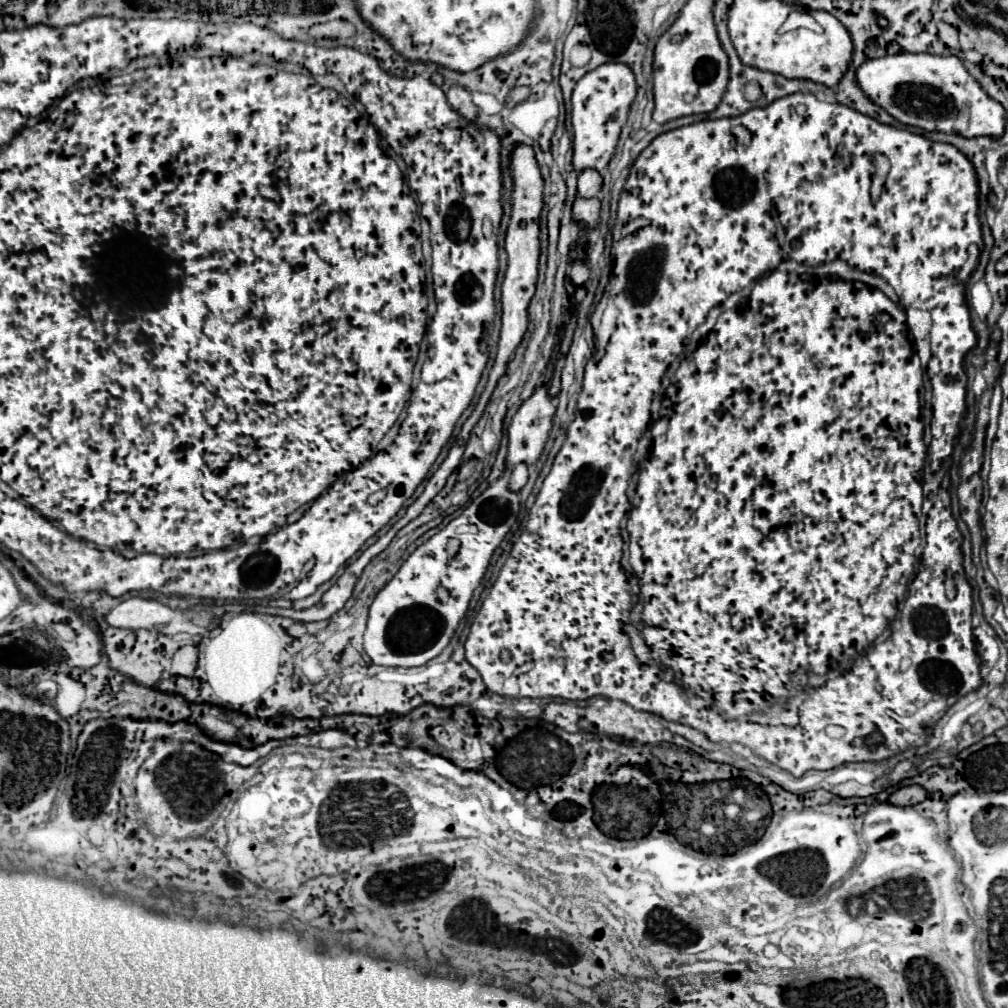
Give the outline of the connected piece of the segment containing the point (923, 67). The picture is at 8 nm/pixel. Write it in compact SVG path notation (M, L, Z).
M898 53L882 59L870 59L856 71L856 81L862 91L894 119L904 125L924 131L956 133L960 107L968 105L968 129L964 137L1000 139L1006 127L1006 111L990 99L986 91L970 77L958 57L940 57L928 53Z

